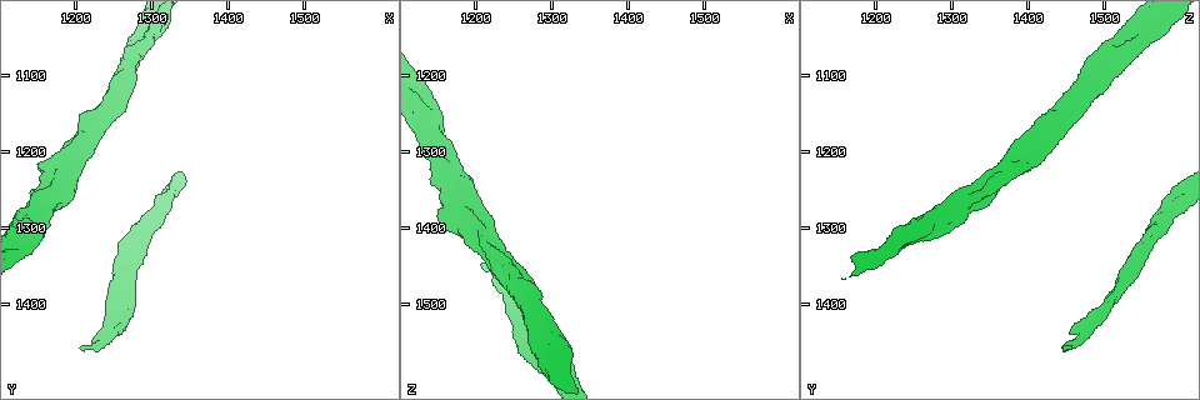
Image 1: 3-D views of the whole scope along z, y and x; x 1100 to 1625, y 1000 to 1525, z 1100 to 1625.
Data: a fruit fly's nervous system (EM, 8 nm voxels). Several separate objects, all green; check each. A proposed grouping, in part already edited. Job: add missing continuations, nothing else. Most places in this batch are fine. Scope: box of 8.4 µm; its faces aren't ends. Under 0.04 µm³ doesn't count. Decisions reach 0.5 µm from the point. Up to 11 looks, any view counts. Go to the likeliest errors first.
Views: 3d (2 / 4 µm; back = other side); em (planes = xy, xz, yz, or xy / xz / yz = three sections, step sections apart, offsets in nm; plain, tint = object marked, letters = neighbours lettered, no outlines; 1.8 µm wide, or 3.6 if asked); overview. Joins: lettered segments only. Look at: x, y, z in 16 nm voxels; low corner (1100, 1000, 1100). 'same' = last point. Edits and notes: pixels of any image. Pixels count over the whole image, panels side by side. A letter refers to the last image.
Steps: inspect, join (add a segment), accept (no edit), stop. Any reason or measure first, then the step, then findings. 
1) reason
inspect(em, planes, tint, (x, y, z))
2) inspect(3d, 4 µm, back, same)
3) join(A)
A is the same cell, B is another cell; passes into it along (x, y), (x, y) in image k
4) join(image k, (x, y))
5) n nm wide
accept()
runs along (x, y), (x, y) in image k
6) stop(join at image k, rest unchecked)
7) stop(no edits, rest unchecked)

an open end
inspect(3d, 4 µm, back, (1210, 1455, 1445))

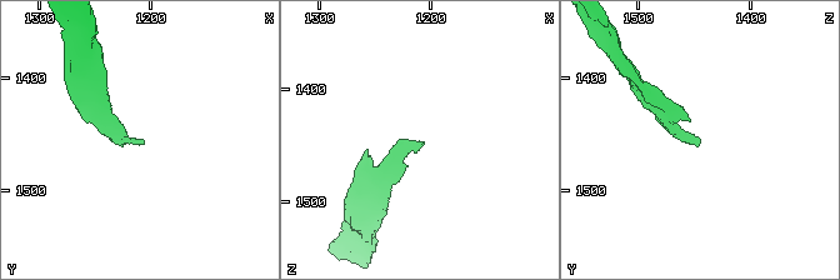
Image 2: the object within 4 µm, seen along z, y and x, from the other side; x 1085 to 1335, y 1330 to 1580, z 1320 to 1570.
inspect(em, planes, letters, (1206, 1456, 1446))

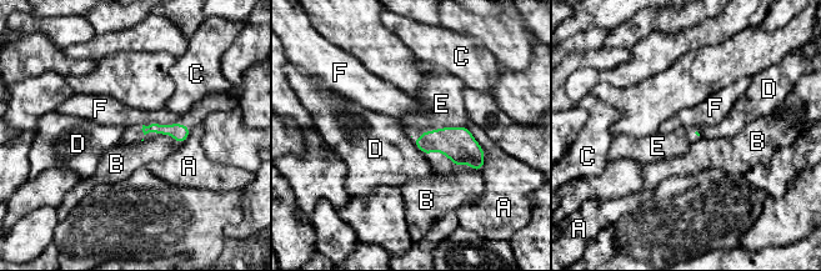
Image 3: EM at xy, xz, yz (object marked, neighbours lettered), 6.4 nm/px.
join(E)
E is the same cell, A, B, C, D and F are other cells; passes into it along (457, 144), (450, 128), (441, 104) in image 3; the neuron continues

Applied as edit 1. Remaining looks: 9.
redraw
inspect(overview)

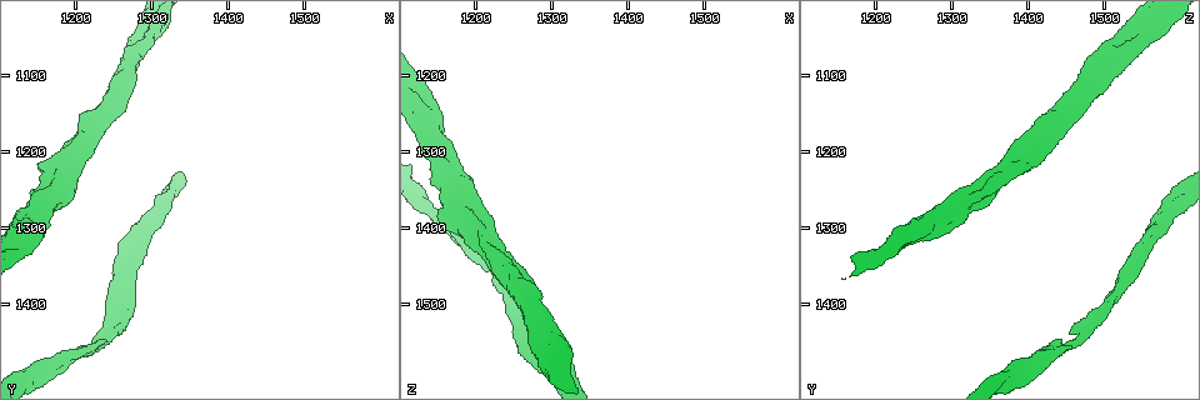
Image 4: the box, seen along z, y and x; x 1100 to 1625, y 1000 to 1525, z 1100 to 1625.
stops while still wide
inspect(3d, 2 µm, (1145, 1250, 1335))

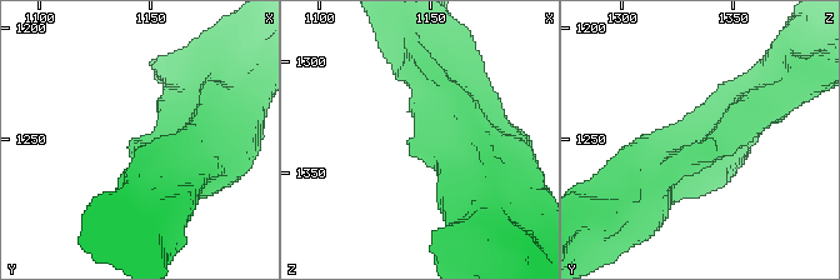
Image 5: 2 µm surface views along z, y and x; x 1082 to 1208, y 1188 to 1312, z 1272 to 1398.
shape alone is not enough
inspect(em, yz, step 16, plain, (1145, 1251, 1333))

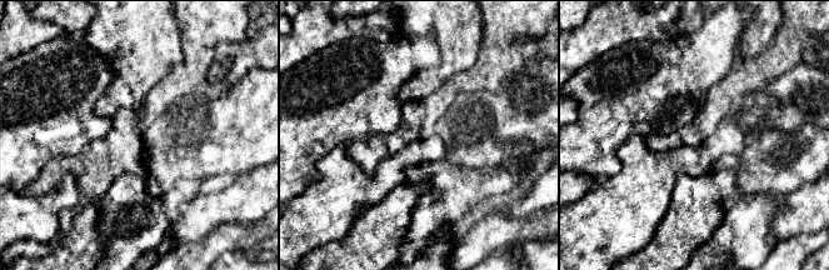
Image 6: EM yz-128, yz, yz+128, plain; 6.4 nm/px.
inspect(em, yz, step 16, letters, same)

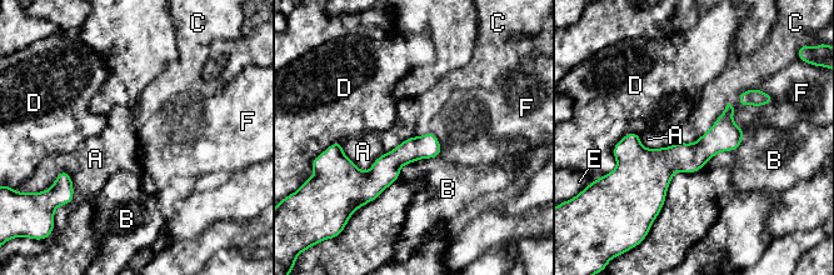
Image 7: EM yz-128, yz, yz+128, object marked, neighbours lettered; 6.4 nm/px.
accept()
A, B, C, D, E and F are other cells; runs along (739, 130), (692, 158), (623, 150) in image 7; no lettered segment goes on from it

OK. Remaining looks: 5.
branch stops here
inspect(em, planes, letters, (1255, 1310, 1565))

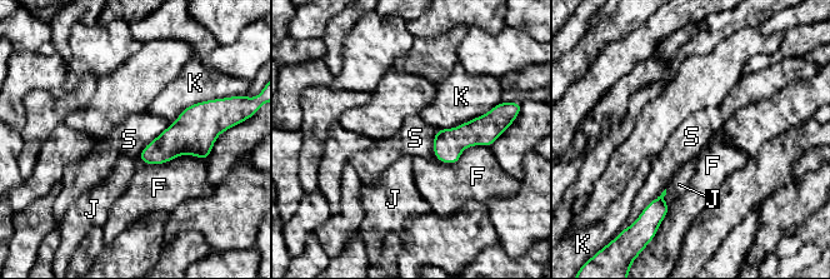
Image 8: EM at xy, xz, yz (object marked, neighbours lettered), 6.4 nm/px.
accept()
F, J, K and S are other cells; border along (168, 125), (138, 155) in image 8; none of them fits

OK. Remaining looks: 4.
stop(join at image 3, rest unchecked)

